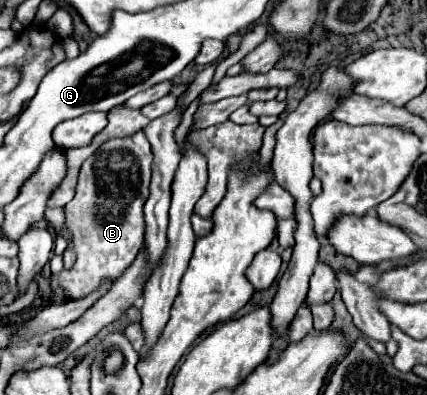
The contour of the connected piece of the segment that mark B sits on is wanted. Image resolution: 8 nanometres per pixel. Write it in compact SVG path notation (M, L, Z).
M136 133L128 139L110 139L104 145L100 145L100 149L96 149L96 153L82 163L76 195L64 207L66 229L68 233L72 233L68 247L74 251L76 261L70 269L64 269L50 277L52 291L62 289L64 299L86 297L88 293L92 293L92 289L96 289L96 285L100 285L102 277L118 279L120 273L124 273L124 269L136 259L138 249L144 245L144 211L142 209L150 195L148 191L150 175L152 175L150 167L152 167L152 151L144 133Z

